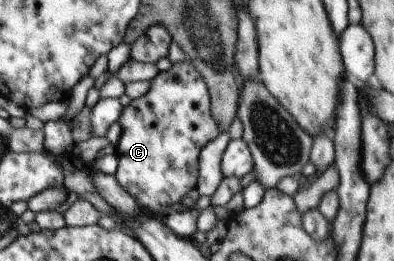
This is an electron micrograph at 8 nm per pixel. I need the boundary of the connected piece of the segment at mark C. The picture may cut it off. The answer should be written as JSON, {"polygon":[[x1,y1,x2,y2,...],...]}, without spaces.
{"polygon":[[185,58,172,63,166,72,158,72,149,80,148,88,144,95,132,99,120,111,117,122,121,132,114,144,117,167,113,175,140,210,164,218,166,215,160,211,162,205,179,202,188,190,195,188,200,149,208,141,213,141,219,130,209,113,210,99,206,85,190,60]]}

